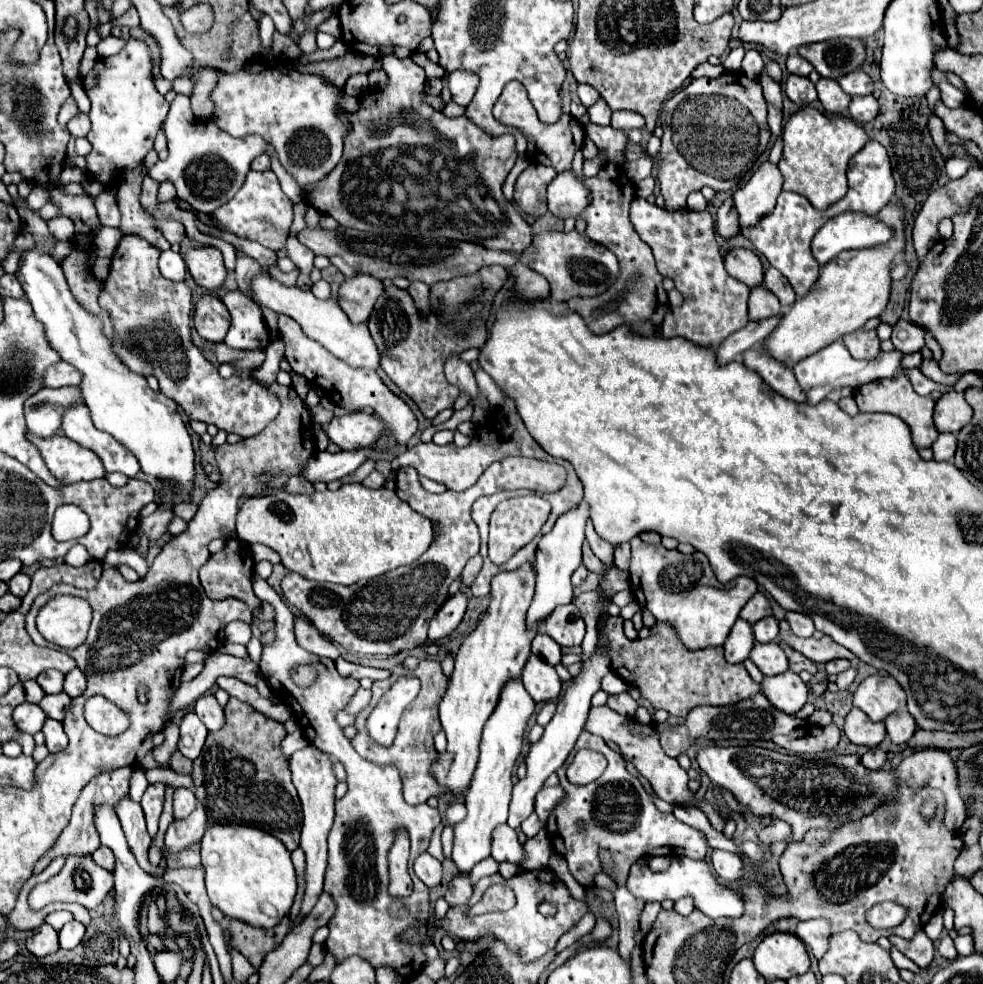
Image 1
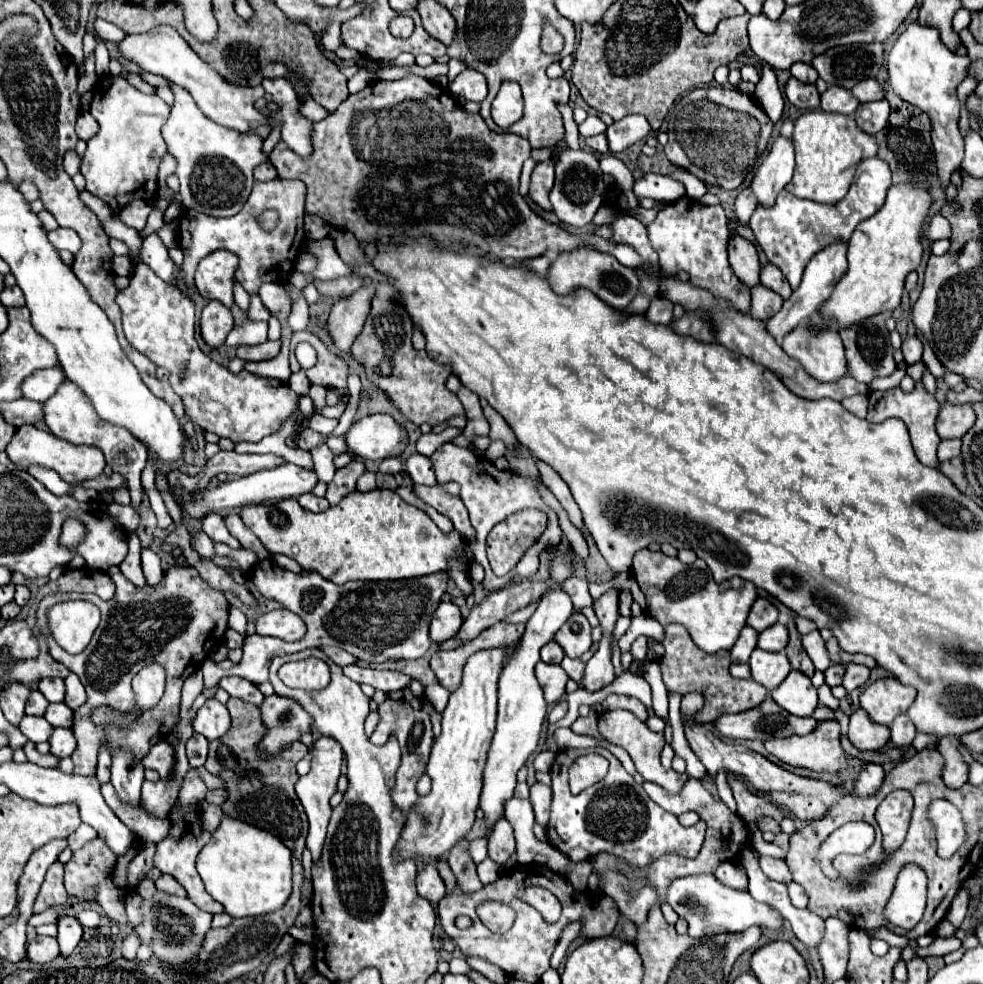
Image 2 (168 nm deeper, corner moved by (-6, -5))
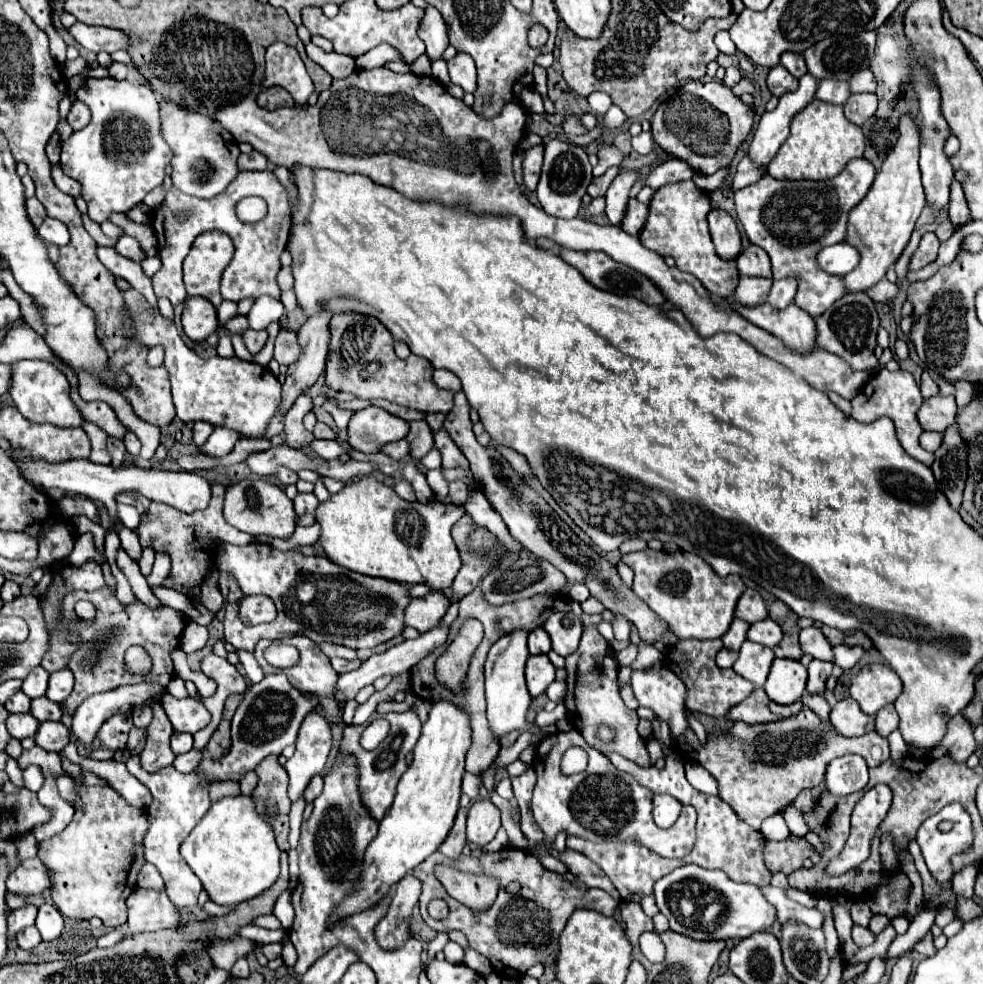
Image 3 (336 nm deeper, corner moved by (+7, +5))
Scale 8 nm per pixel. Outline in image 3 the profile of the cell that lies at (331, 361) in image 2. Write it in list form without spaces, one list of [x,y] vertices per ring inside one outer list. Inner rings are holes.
[[[280,329],[276,337],[276,349],[274,349],[274,359],[280,365],[292,365],[300,359],[302,347],[298,345],[298,335],[296,331],[290,329]]]

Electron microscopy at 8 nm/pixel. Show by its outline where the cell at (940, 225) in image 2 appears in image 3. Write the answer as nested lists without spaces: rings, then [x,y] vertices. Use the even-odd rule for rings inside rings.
[[[944,217],[944,219],[942,219],[942,223],[936,227],[936,231],[934,231],[934,233],[936,233],[936,237],[938,237],[940,241],[946,241],[946,239],[950,239],[950,235],[954,233],[954,225],[950,223],[950,219],[948,219],[948,217]]]

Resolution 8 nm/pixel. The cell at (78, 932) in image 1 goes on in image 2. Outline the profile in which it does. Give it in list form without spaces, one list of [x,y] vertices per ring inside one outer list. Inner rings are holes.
[[[71,915],[59,917],[59,921],[57,921],[57,941],[59,941],[61,955],[71,955],[71,951],[81,941],[81,935],[83,935],[83,929],[81,929],[81,925],[75,917],[71,917]]]

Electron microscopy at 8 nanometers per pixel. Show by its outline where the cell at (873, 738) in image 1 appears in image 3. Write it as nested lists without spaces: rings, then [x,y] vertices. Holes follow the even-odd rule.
[[[844,697],[834,705],[830,723],[844,737],[860,737],[874,731],[874,717],[864,715],[852,697]]]

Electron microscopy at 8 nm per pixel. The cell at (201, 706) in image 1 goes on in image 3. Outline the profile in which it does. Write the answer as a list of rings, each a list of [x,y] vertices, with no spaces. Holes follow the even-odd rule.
[[[170,693],[162,695],[162,707],[174,727],[180,733],[196,733],[210,723],[210,711],[204,707],[200,699],[184,697],[176,699]]]

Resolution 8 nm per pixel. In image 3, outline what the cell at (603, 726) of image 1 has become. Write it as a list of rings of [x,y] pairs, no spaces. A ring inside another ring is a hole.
[[[596,627],[586,629],[578,649],[566,657],[566,671],[568,671],[568,677],[566,677],[568,693],[566,693],[564,705],[568,709],[568,717],[570,717],[572,725],[584,735],[584,739],[602,753],[616,751],[642,767],[650,767],[652,761],[646,751],[646,741],[636,731],[638,715],[636,715],[636,711],[632,711],[624,705],[624,701],[620,699],[620,693],[618,693],[618,681],[616,681],[618,665],[616,665],[614,649],[598,633]],[[602,723],[606,723],[610,729],[614,729],[614,739],[610,741],[610,747],[608,747],[608,743],[604,743],[596,737],[596,729]]]

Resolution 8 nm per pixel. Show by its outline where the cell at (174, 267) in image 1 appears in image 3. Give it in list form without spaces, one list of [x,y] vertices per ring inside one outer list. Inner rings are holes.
[[[130,235],[120,237],[120,241],[116,243],[116,249],[118,249],[120,255],[124,255],[124,257],[128,257],[132,261],[142,263],[146,259],[146,253],[144,253],[144,249],[142,249],[142,245],[140,245],[140,241],[136,237],[130,237]]]

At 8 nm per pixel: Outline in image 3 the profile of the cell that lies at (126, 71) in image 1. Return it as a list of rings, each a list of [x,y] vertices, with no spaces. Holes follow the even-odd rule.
[[[90,77],[76,91],[76,97],[88,105],[92,121],[62,143],[60,167],[82,185],[90,219],[102,223],[114,211],[132,209],[154,187],[162,185],[164,169],[170,163],[170,147],[160,135],[158,97],[147,85]]]

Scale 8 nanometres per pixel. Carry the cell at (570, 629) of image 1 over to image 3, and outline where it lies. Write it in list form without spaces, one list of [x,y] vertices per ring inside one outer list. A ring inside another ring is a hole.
[[[556,611],[542,625],[552,639],[552,649],[566,657],[576,651],[578,641],[582,637],[582,623],[572,611]]]

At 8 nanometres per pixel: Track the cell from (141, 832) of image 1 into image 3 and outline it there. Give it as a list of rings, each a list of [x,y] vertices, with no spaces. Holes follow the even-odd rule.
[[[132,713],[114,715],[114,719],[108,719],[98,731],[100,747],[106,747],[114,753],[120,749],[126,749],[126,739],[130,729],[132,729]]]

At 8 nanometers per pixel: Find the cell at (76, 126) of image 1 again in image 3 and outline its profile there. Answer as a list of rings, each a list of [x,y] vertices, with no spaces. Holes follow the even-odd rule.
[[[74,101],[74,105],[72,105],[66,121],[68,121],[68,125],[70,125],[74,131],[86,127],[86,123],[90,121],[90,111],[88,111],[88,107],[86,107],[82,101]]]

